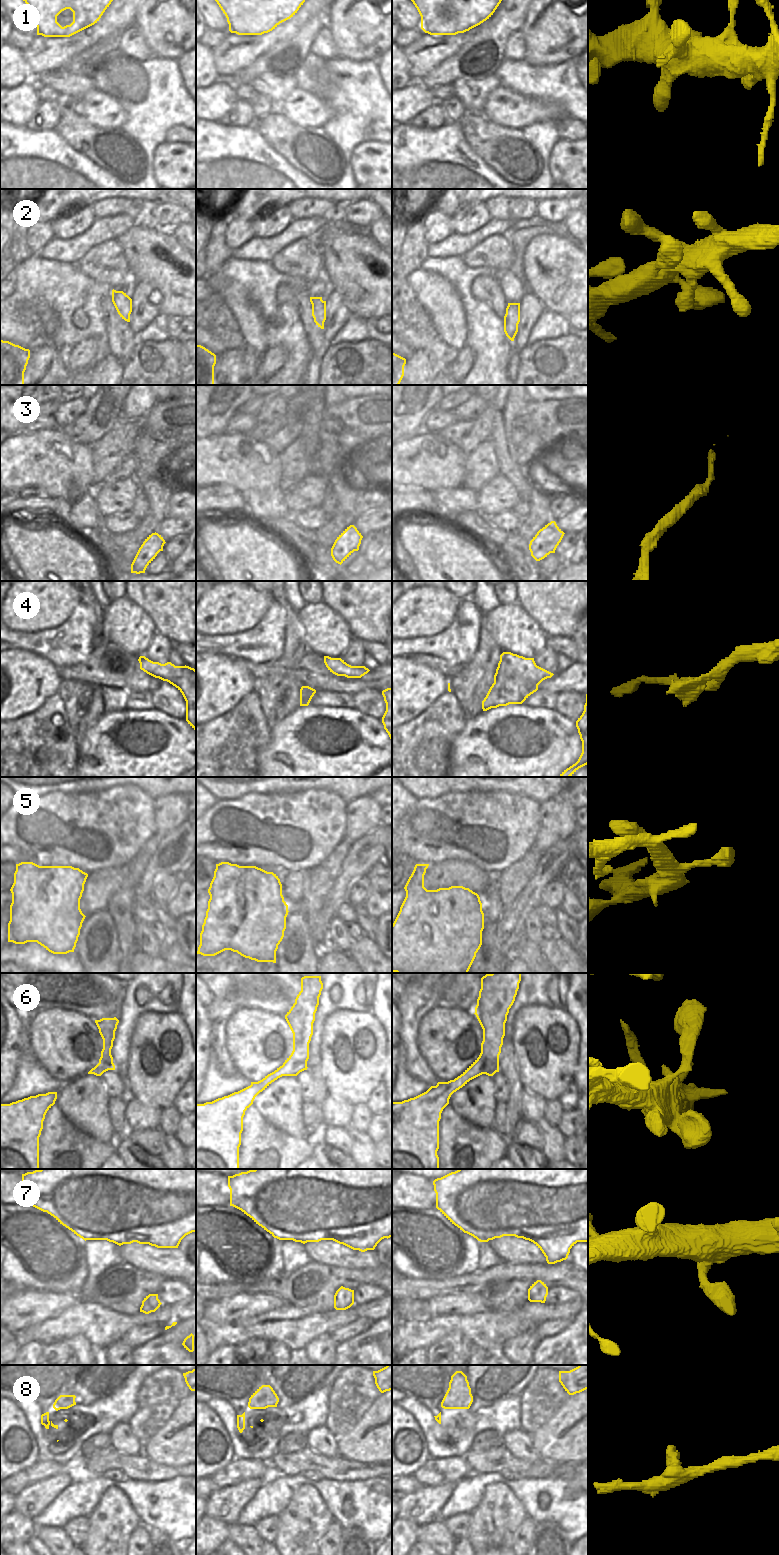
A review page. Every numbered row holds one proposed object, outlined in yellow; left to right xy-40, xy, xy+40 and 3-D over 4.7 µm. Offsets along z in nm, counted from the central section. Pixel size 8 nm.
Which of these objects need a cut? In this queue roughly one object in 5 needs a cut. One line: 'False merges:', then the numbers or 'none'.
False merges: none

